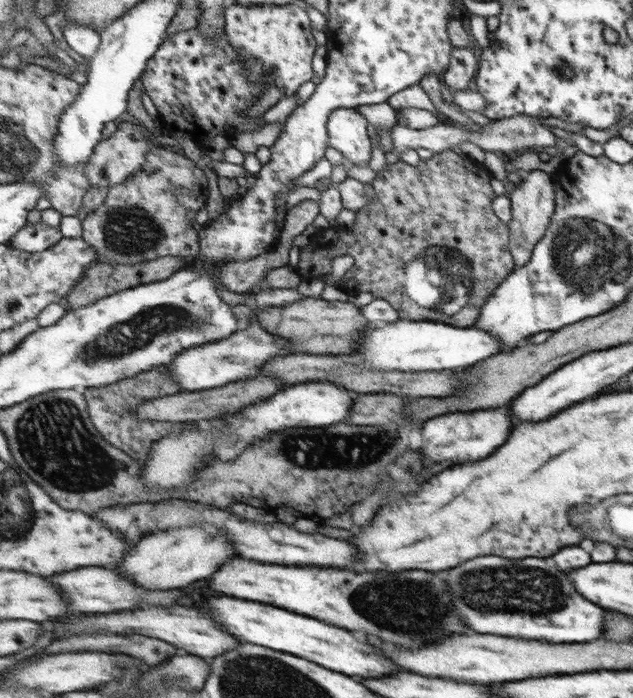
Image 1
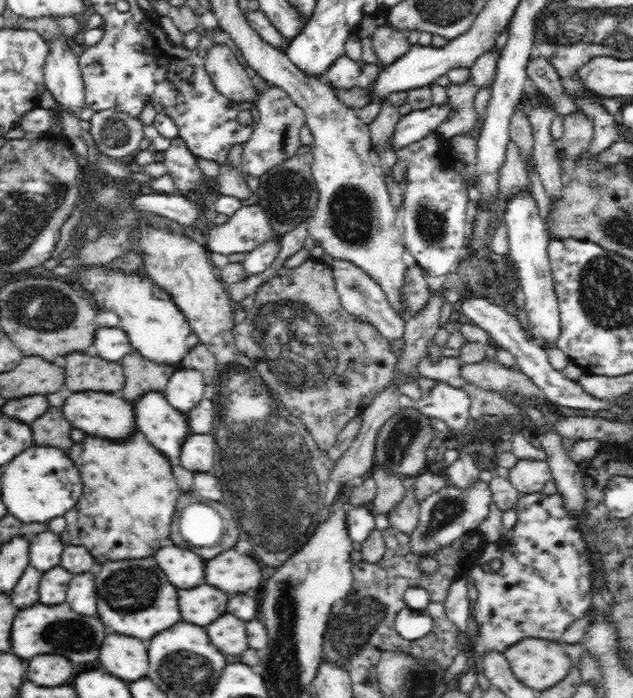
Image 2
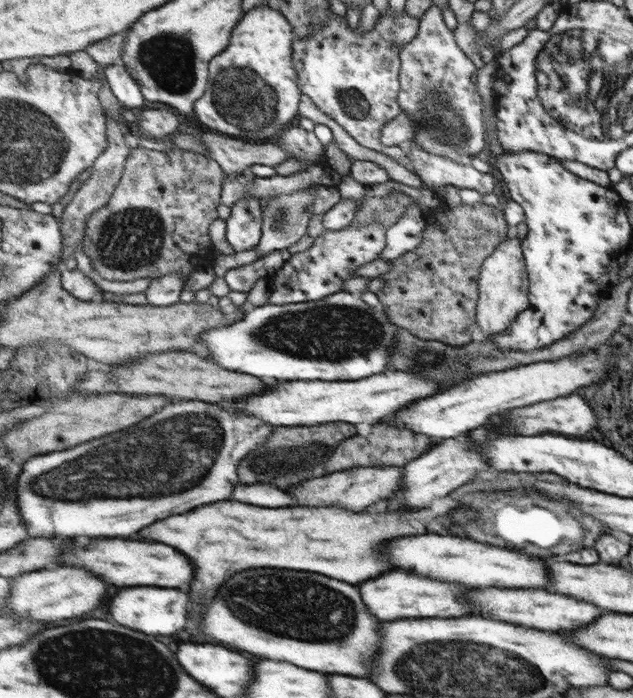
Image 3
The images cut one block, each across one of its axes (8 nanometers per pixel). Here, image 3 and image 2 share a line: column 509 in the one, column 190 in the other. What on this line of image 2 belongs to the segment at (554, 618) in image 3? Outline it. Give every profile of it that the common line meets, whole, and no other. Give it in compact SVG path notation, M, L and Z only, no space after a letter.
M208 584L180 590L180 612L184 622L200 622L200 626L208 626L226 612L226 604L228 594Z

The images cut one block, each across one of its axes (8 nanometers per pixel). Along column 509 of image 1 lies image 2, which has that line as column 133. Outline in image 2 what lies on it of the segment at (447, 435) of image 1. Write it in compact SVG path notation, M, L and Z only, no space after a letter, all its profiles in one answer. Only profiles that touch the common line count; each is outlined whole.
M92 392L88 394L72 394L66 404L62 406L62 412L68 422L72 422L76 428L100 436L100 438L112 438L112 440L124 440L130 438L136 432L136 422L134 422L134 408L116 394L98 394Z

